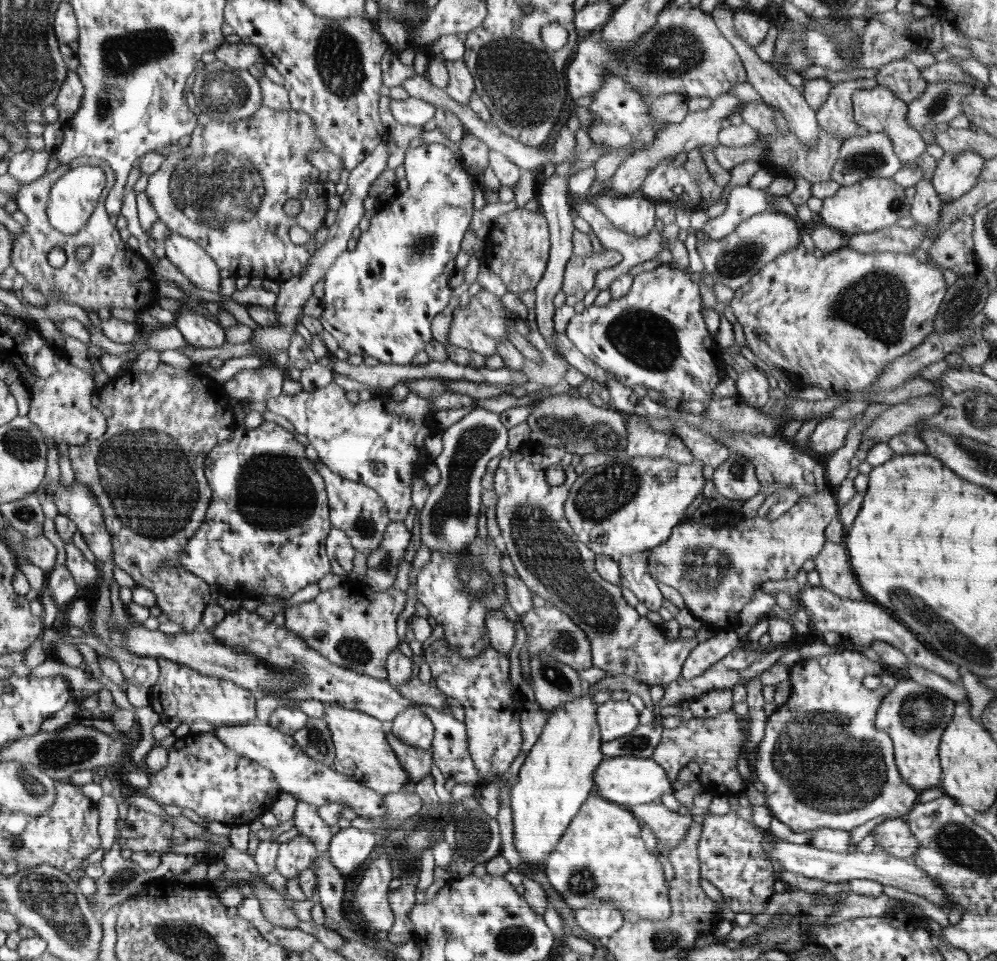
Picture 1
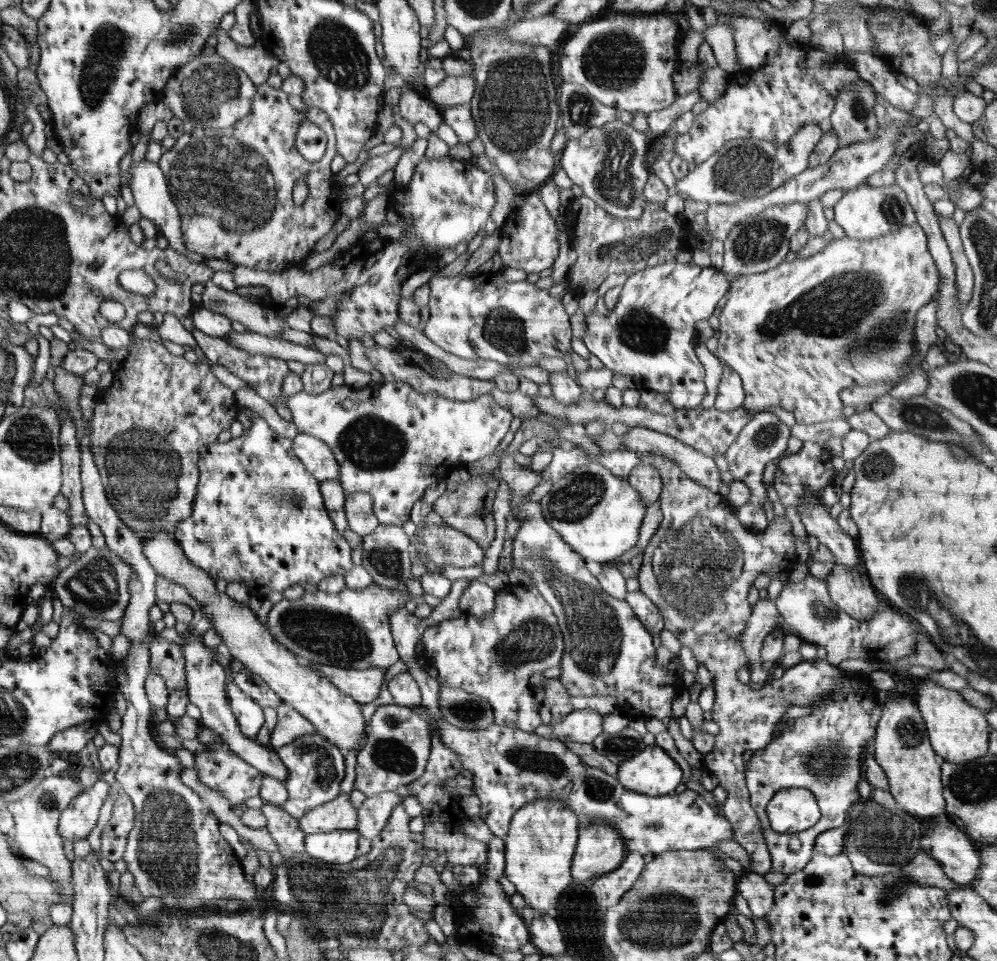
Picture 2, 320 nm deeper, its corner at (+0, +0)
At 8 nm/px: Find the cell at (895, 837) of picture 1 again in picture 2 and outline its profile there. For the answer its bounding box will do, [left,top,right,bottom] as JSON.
[920,823,981,885]

